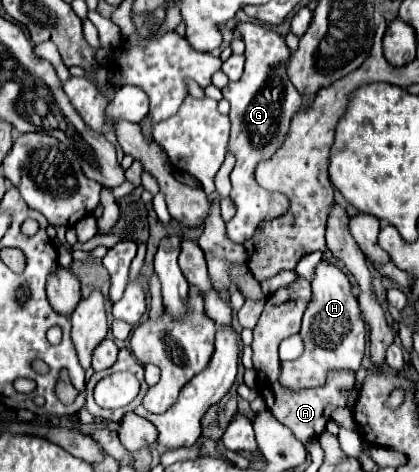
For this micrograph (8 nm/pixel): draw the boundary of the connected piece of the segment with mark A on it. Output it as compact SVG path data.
M296 276L296 280L286 286L278 288L272 296L266 300L266 308L254 328L254 342L252 342L252 362L258 374L258 392L264 396L268 410L292 430L292 434L302 442L308 444L310 440L318 438L320 432L324 432L326 422L330 420L330 414L338 406L346 406L344 396L340 394L342 388L352 388L354 386L354 372L348 370L336 370L328 374L328 380L320 388L300 388L300 392L290 392L290 388L282 388L278 382L280 376L280 360L278 360L278 344L292 336L298 334L302 314L310 302L310 284L306 278Z

